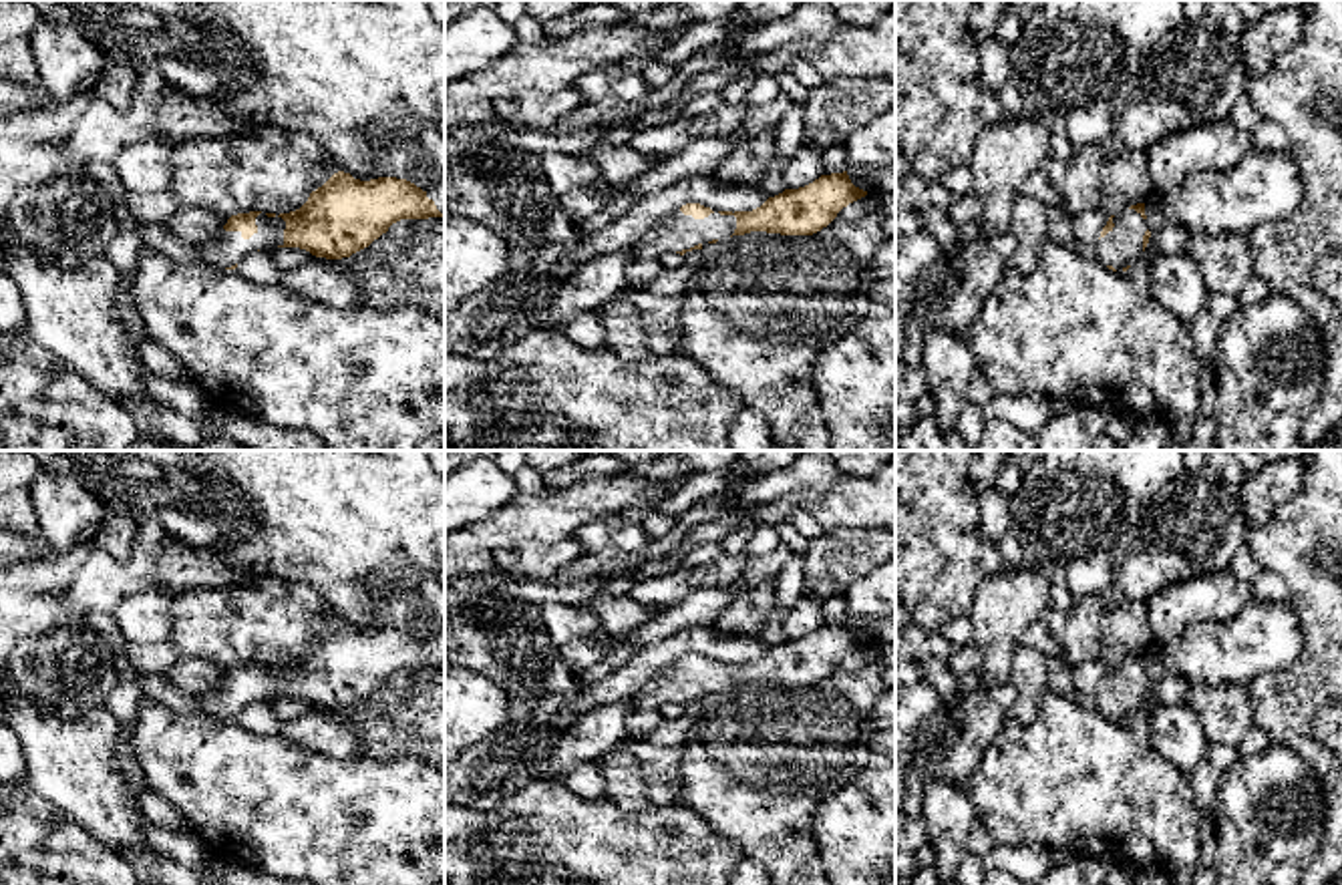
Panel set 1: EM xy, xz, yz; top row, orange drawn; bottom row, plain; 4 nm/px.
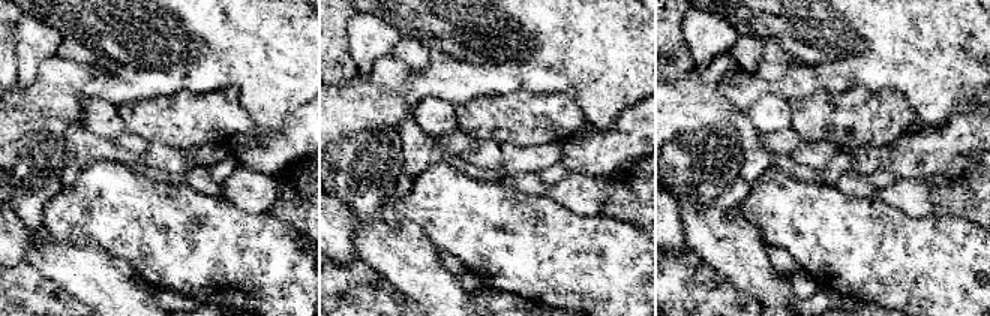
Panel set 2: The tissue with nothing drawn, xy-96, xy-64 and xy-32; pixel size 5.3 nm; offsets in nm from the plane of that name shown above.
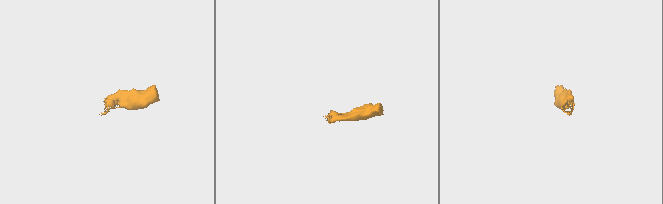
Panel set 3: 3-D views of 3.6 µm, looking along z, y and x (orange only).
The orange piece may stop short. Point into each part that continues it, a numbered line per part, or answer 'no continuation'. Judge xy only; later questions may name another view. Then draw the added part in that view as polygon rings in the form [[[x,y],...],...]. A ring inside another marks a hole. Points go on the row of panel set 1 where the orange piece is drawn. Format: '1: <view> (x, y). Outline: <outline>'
1: xy (228, 248). Outline: [[[260,213],[256,217],[256,225],[258,231],[249,239],[243,239],[241,231],[221,229],[211,241],[199,243],[193,261],[215,268],[231,268],[239,263],[249,251],[270,251],[276,245],[284,245],[286,223],[282,217],[268,217],[266,213]]]

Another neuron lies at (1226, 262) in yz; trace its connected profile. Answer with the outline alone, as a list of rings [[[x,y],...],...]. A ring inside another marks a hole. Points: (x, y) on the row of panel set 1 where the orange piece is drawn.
[[[1191,233],[1187,253],[1195,259],[1211,294],[1235,298],[1255,276],[1247,235]]]

